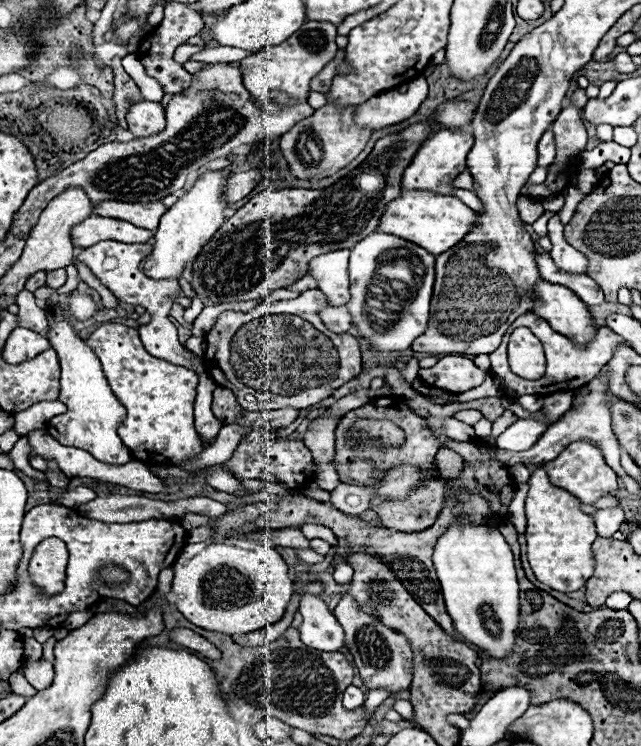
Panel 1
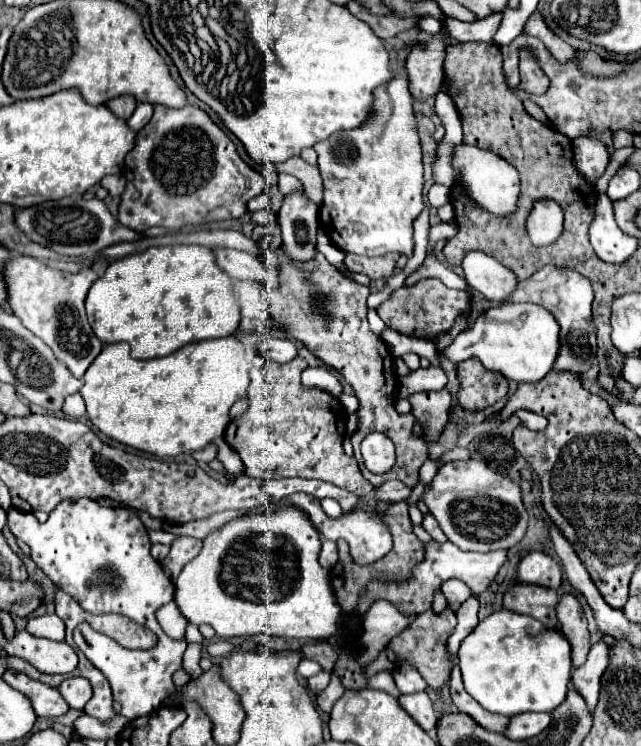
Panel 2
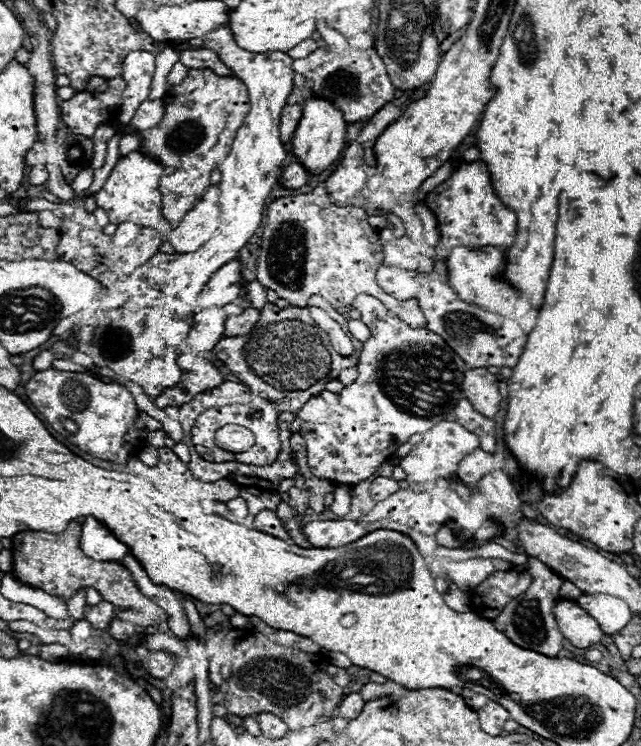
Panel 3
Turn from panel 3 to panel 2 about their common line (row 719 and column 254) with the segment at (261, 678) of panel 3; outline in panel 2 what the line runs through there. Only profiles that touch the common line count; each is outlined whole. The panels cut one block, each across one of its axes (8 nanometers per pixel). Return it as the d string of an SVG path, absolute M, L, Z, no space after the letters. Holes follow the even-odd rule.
M278 248L278 280L280 286L276 292L266 292L254 280L238 280L234 282L234 290L242 304L242 322L238 332L252 332L256 322L274 320L290 338L302 342L314 356L318 356L326 366L338 370L344 380L354 388L354 394L360 402L358 430L350 438L354 446L354 456L360 464L364 478L372 484L382 484L386 480L400 480L414 488L418 482L418 470L428 458L428 448L422 438L412 436L414 418L402 416L394 410L394 396L398 378L394 374L394 358L382 338L378 338L366 320L366 298L370 294L368 286L356 284L354 280L342 276L322 252L316 252L314 258L306 262L294 262L286 258L286 252ZM382 348L382 360L380 360ZM370 432L384 432L396 446L396 464L388 474L376 476L370 470L364 470L360 442Z

